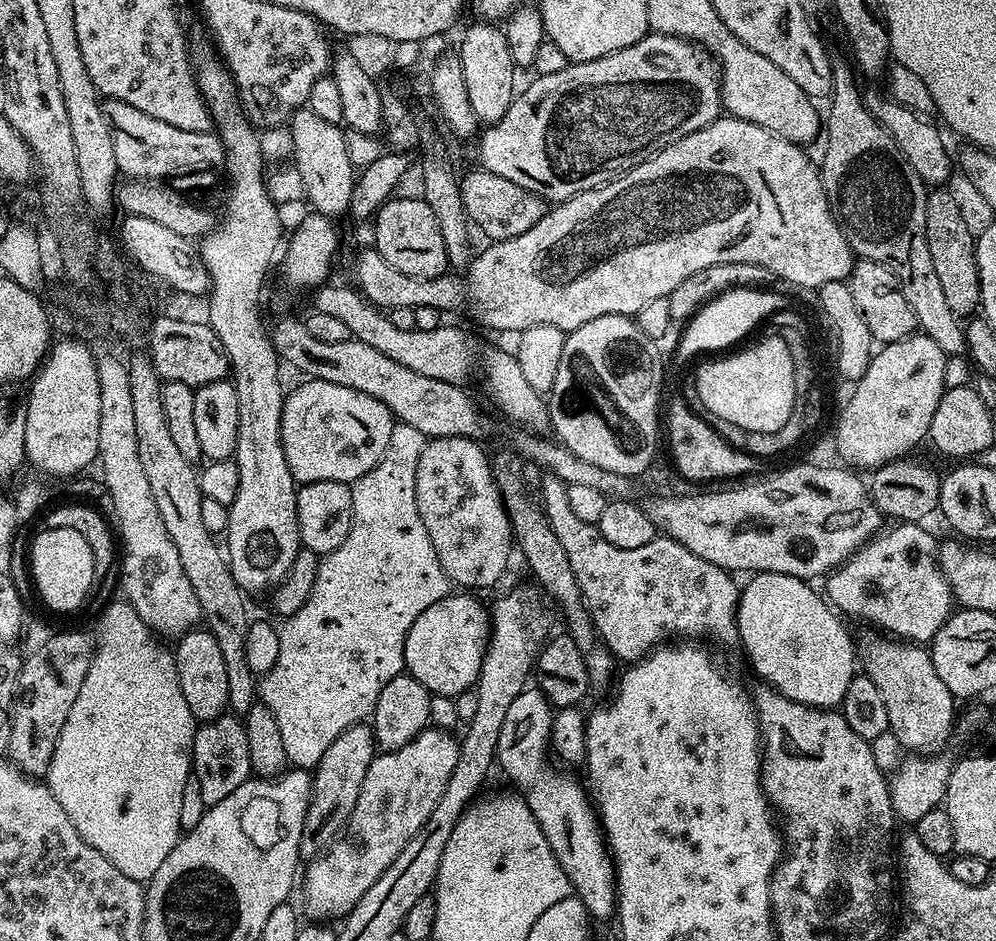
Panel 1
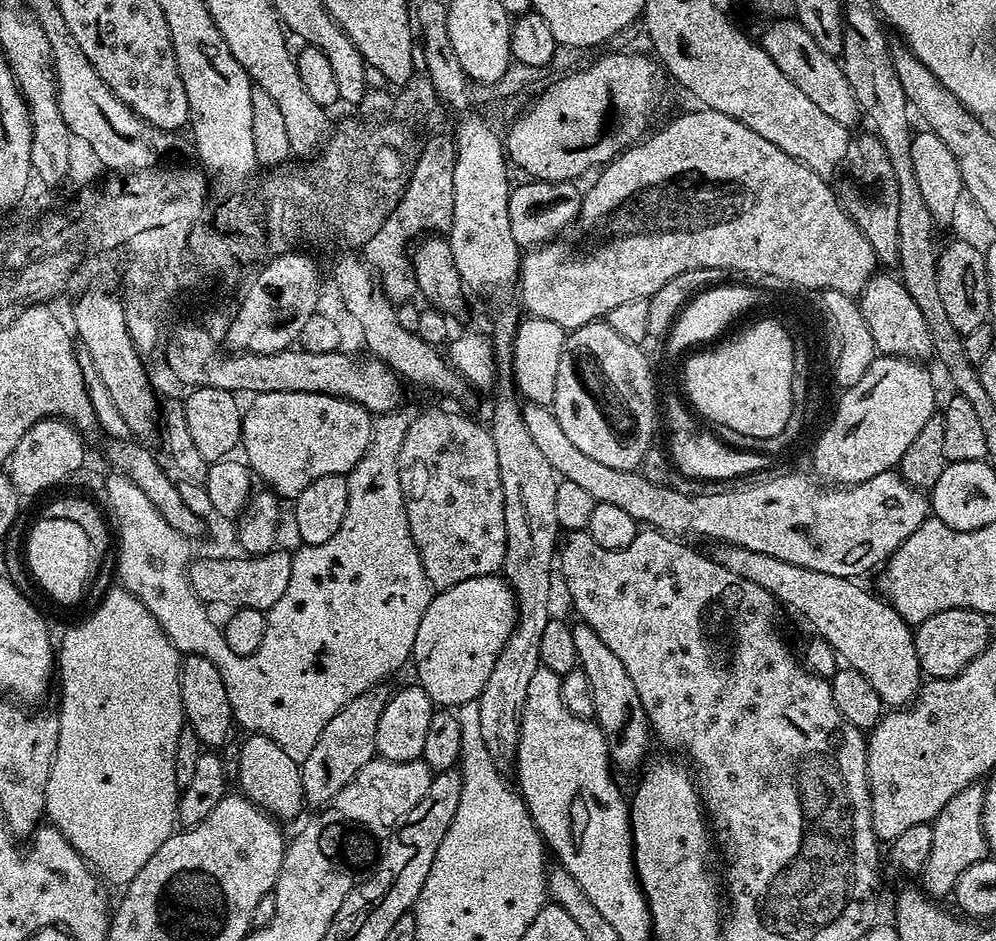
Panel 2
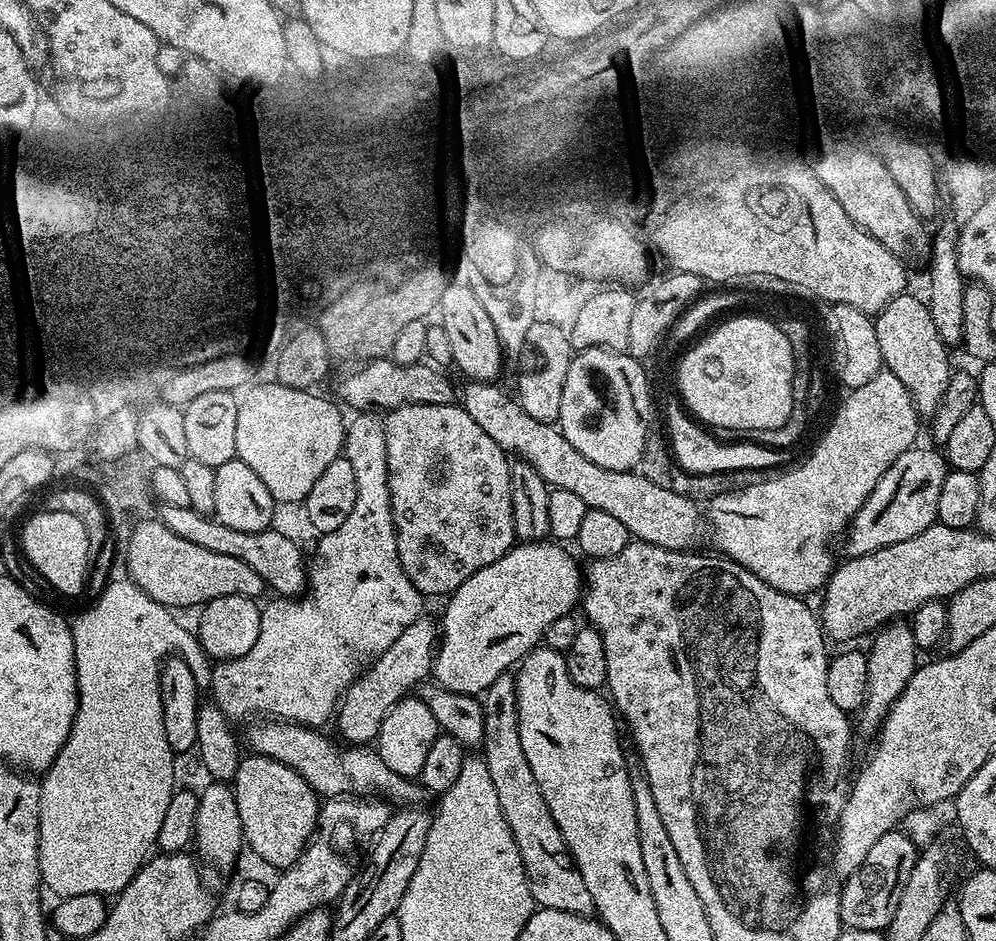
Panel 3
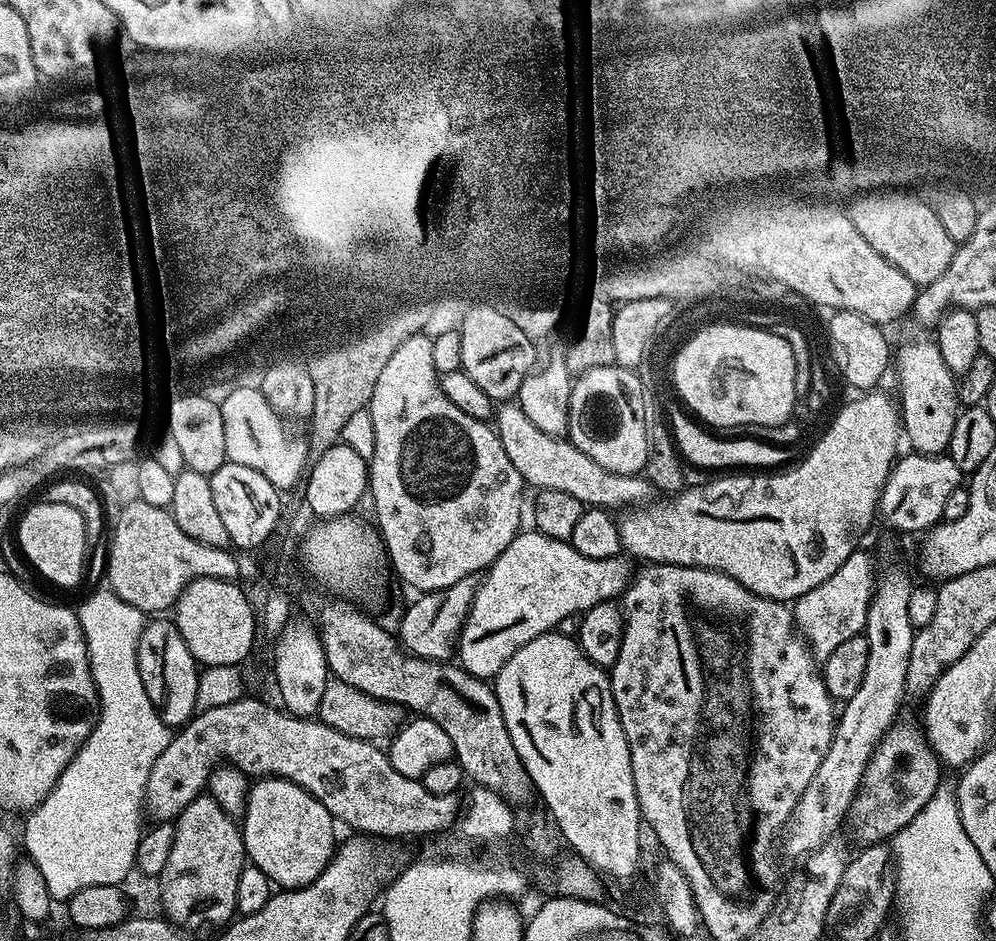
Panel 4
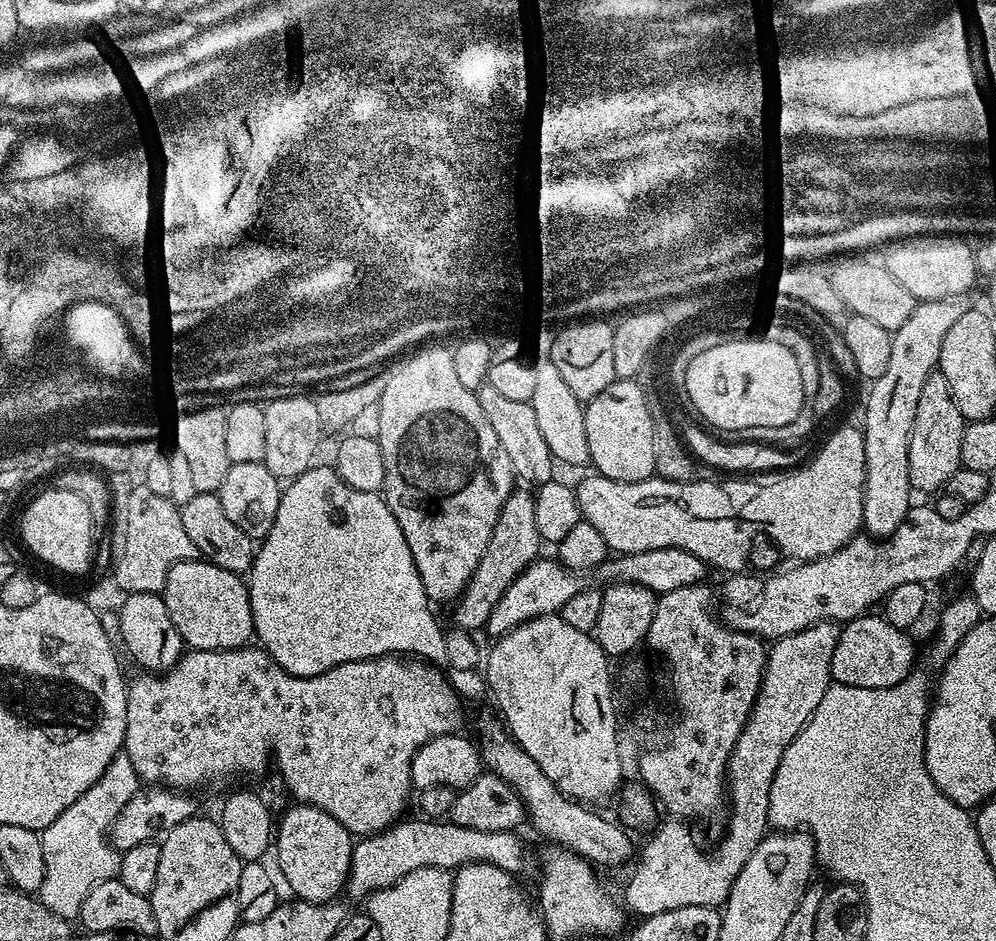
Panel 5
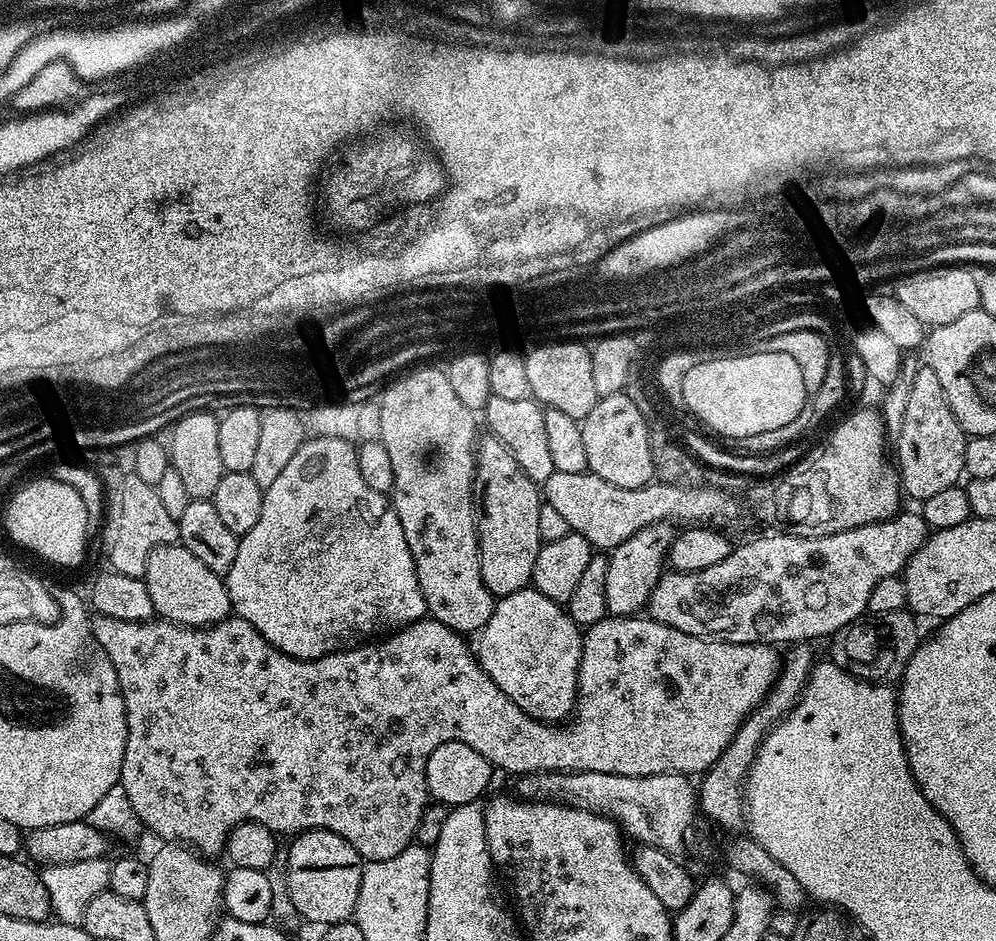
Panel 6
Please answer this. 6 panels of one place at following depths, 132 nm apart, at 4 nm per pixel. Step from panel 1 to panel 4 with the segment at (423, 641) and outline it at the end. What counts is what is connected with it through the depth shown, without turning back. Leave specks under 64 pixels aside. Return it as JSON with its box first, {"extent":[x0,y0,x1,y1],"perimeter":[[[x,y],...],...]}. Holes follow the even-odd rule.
{"extent":[459,530,634,681],"perimeter":[[[535,530],[521,531],[512,539],[510,546],[502,550],[502,554],[480,580],[472,610],[460,632],[459,667],[480,680],[491,681],[502,670],[502,666],[506,666],[508,659],[522,650],[522,646],[526,646],[526,642],[534,642],[534,638],[544,632],[559,629],[562,618],[580,616],[594,606],[623,597],[634,580],[631,563],[633,561],[624,554],[614,558],[586,558],[586,554],[578,554],[578,550],[574,550],[572,543],[567,540],[550,538]]]}

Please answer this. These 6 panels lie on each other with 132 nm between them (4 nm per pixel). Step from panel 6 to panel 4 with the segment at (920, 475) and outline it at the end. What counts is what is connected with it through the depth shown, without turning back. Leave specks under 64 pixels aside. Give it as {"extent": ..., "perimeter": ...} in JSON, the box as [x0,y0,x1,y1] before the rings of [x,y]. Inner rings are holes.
{"extent":[898,339,962,456],"perimeter":[[[935,339],[916,340],[902,349],[898,356],[900,374],[900,402],[898,416],[902,421],[902,432],[912,443],[911,451],[921,456],[938,456],[947,453],[950,434],[954,434],[954,422],[961,414],[962,399],[958,391],[958,380],[942,358],[942,350]]]}

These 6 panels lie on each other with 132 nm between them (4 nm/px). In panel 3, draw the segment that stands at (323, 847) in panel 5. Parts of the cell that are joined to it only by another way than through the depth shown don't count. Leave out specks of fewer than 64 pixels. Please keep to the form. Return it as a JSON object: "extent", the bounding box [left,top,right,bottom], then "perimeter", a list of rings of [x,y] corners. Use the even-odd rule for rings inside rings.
{"extent":[234,754,322,870],"perimeter":[[[248,754],[241,759],[236,771],[234,791],[247,847],[252,847],[276,870],[297,864],[318,831],[322,807],[306,778],[274,758]]]}

